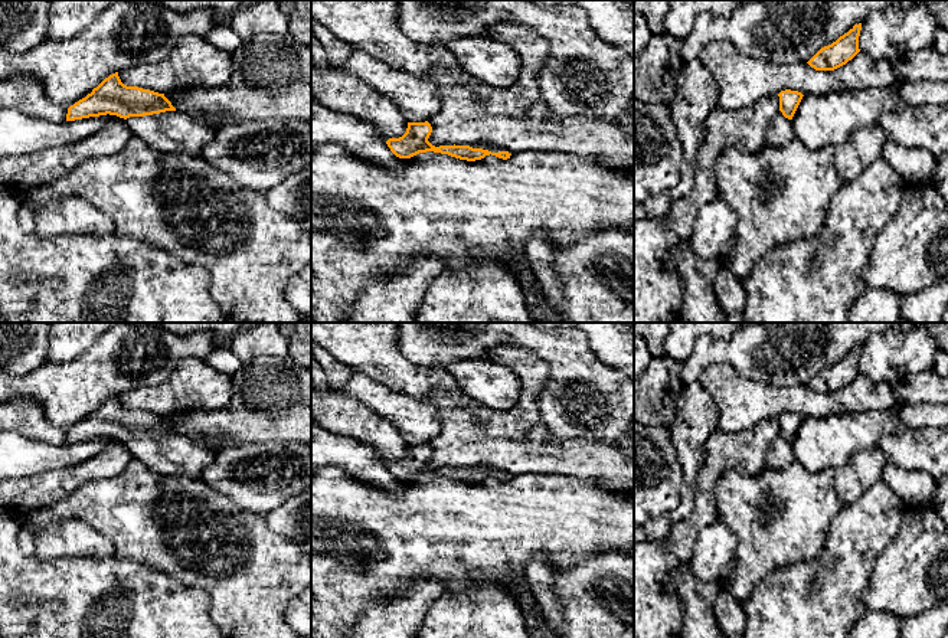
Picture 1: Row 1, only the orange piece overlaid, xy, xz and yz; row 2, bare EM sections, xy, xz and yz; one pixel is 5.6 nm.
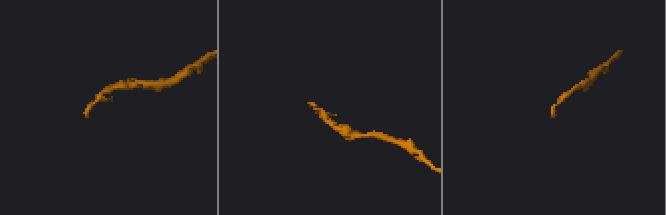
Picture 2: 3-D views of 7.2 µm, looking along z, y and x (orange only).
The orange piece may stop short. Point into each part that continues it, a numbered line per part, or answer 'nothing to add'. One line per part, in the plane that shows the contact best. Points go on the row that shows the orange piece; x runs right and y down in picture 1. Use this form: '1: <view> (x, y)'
1: xy (173, 133)

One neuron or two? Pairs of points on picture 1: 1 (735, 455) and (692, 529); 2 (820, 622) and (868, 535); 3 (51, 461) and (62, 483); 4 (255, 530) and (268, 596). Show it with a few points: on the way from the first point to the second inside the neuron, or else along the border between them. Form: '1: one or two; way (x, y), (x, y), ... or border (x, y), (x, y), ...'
1: one; way (715, 470), (706, 478), (705, 509)
2: one; way (820, 601), (842, 572), (849, 556)
3: two; border (88, 460), (22, 477)
4: one; way (257, 546), (257, 581)

